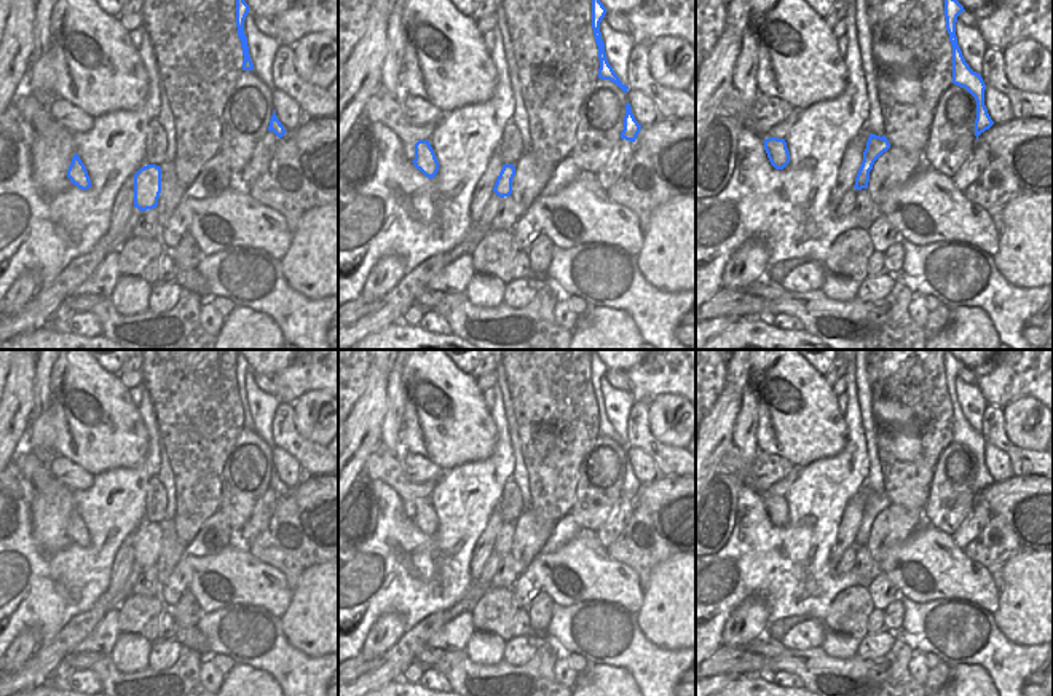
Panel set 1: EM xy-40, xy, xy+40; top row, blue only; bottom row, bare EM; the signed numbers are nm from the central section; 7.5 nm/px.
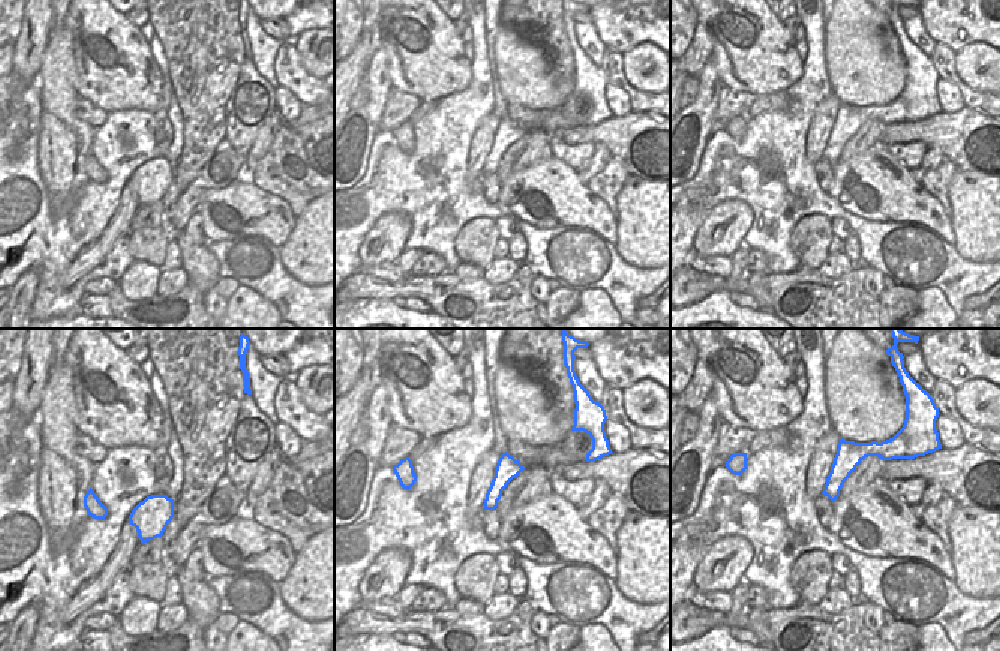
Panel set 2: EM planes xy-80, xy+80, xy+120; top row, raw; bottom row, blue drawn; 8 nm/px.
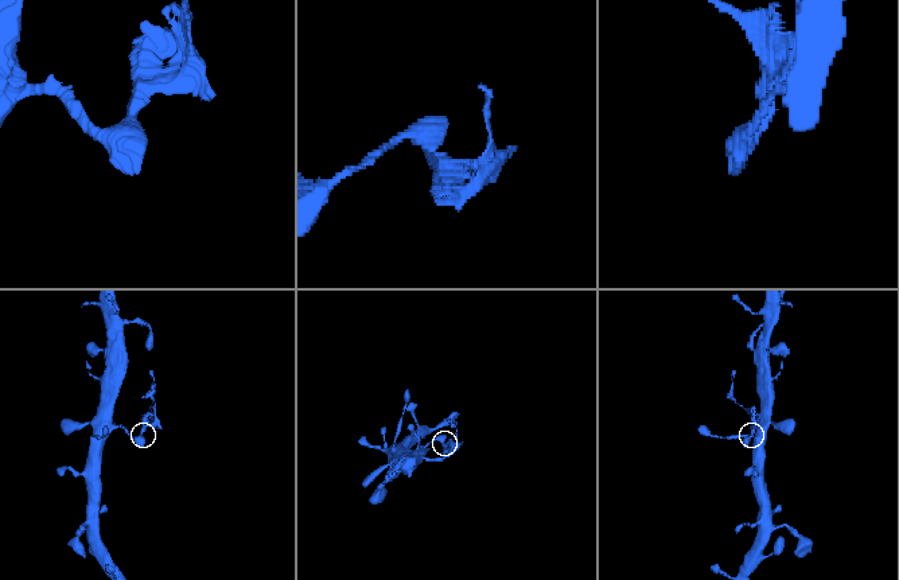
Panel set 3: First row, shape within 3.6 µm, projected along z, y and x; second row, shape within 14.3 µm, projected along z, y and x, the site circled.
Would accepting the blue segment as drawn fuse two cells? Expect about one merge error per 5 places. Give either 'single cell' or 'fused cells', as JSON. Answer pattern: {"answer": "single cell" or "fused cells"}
{"answer": "fused cells"}

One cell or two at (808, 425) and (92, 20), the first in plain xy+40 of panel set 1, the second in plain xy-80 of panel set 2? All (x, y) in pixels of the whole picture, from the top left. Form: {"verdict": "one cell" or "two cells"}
{"verdict": "one cell"}

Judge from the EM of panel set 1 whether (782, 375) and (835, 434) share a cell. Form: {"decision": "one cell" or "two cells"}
{"decision": "one cell"}

